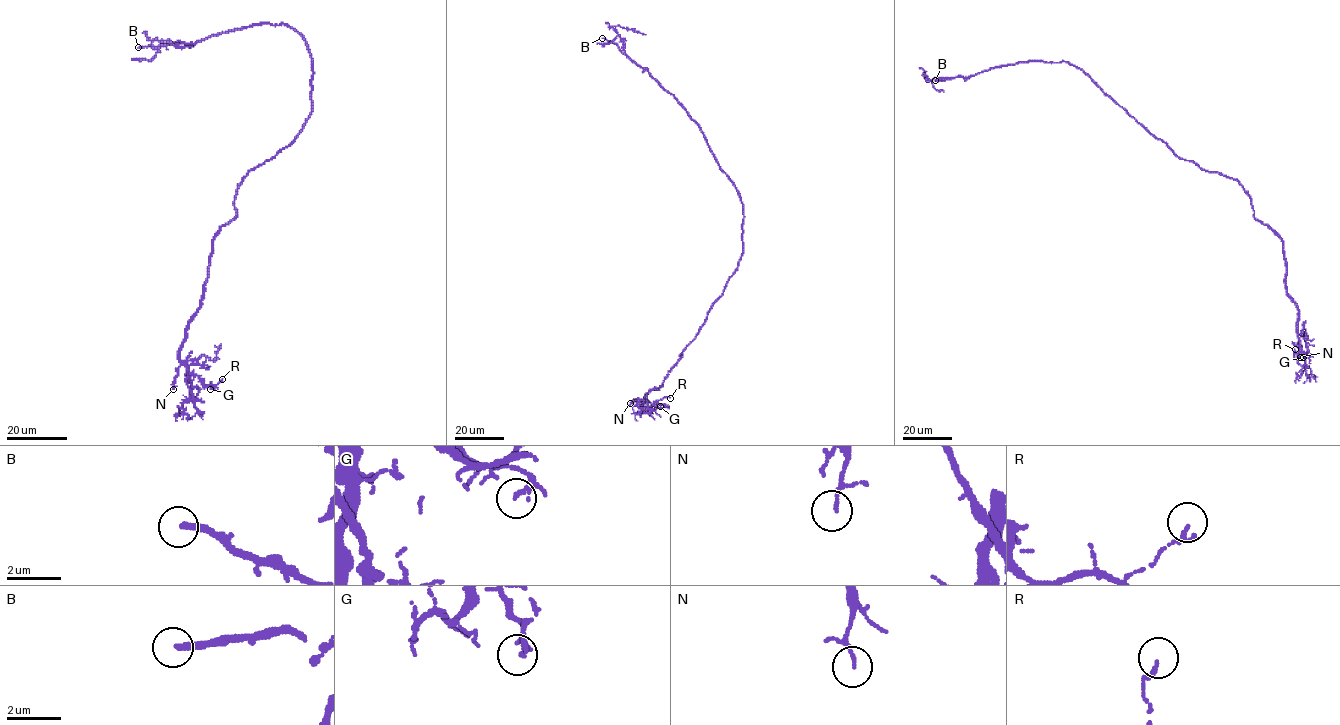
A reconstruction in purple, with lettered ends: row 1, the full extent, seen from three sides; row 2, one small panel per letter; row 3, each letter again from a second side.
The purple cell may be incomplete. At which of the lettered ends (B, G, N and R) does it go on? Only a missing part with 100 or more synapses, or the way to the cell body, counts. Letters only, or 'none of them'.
B

